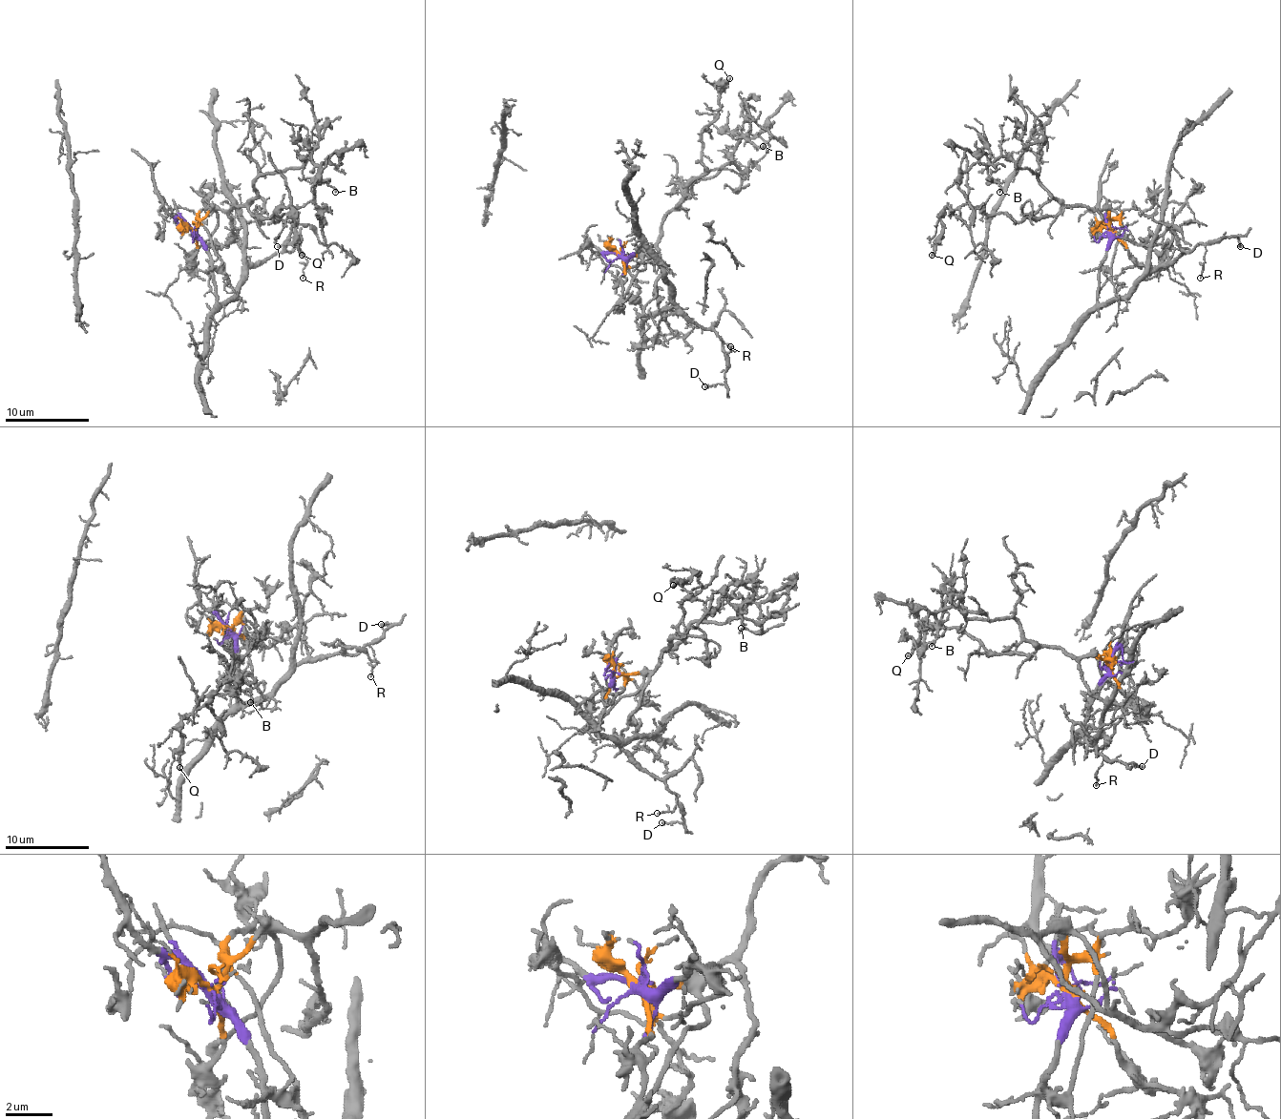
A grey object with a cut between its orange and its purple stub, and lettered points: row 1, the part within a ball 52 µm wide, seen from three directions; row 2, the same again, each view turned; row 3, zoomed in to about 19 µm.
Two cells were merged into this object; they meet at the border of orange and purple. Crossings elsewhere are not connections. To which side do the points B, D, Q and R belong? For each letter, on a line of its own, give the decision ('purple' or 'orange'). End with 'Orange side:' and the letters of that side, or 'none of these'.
B: orange
D: purple
Q: orange
R: purple
Orange side: B, Q

